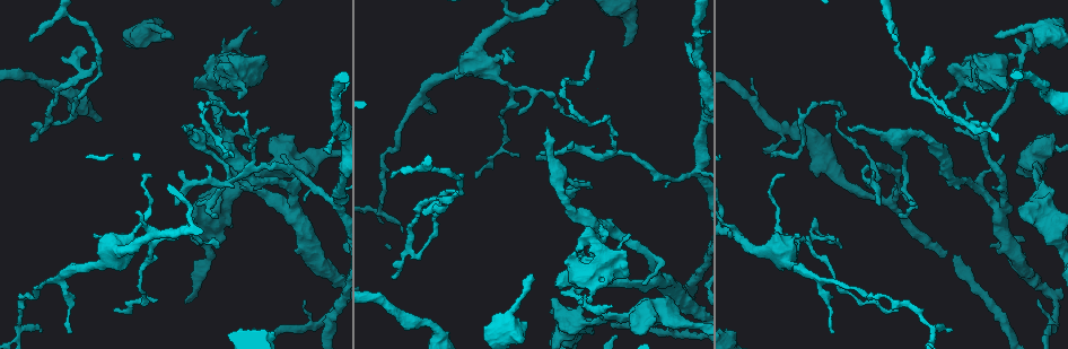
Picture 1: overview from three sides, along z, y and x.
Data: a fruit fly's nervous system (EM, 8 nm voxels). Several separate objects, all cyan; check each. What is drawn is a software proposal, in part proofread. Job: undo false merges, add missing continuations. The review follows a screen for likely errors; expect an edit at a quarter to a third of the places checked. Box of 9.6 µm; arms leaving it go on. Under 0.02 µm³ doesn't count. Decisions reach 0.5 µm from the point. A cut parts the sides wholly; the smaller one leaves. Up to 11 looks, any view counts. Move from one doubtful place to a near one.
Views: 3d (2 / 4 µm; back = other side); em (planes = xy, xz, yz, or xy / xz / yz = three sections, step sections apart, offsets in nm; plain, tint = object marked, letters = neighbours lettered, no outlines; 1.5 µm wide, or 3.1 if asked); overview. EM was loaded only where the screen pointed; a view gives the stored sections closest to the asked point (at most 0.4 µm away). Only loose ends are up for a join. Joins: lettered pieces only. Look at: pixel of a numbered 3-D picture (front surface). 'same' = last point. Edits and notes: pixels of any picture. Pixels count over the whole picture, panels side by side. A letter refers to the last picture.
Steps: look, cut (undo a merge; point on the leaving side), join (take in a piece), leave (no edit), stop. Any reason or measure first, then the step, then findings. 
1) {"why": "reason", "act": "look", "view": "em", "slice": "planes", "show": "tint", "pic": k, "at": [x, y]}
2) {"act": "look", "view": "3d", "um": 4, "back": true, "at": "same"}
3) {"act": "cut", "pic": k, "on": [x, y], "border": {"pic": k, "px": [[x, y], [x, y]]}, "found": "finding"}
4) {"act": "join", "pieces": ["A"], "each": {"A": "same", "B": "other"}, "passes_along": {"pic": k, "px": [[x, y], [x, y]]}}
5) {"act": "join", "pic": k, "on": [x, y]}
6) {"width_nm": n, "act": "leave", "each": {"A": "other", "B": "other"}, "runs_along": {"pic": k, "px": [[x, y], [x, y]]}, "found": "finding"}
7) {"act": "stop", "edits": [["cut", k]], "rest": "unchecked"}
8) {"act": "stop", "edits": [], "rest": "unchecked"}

{"why": "tapers out", "act": "look", "view": "em", "slice": "planes", "show": "letters", "pic": 1, "at": [839, 246]}

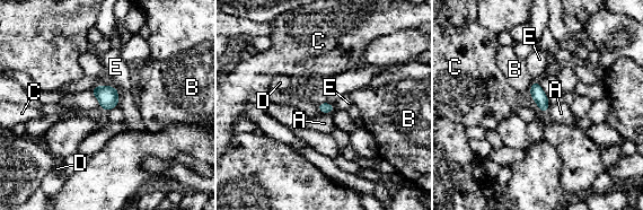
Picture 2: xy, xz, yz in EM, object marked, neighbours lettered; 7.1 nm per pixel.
{"width_nm": 80, "longest_contact_nm": ["E", 120], "act": "leave", "each": {"A": "other", "B": "other", "C": "other", "D": "other", "E": "other"}, "found": "none of them fits"}

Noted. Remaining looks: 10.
{"why": "sharp bend", "act": "look", "view": "em", "slice": "planes", "show": "letters", "pic": 1, "at": [836, 118]}

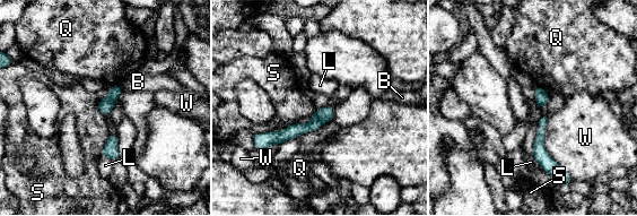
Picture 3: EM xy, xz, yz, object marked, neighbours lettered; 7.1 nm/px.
{"longest_contact_nm": ["W", 480], "act": "leave", "each": {"B": "other", "L": "other", "Q": "other", "S": "other", "W": "other"}, "runs_along": {"pic": 3, "px": [[331, 109], [308, 128], [261, 136]]}, "found": "one neuron here"}

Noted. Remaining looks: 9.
{"why": "branch stops here", "act": "look", "view": "3d", "um": 4, "pic": 1, "at": [996, 34]}

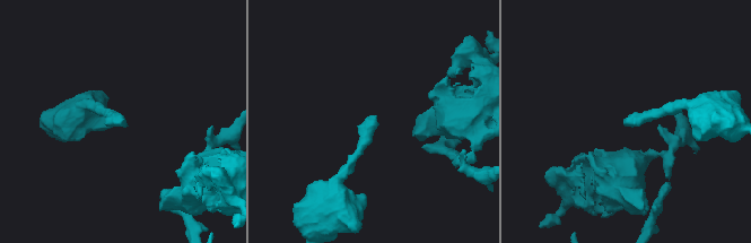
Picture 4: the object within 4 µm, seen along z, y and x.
{"why": "shape alone is not enough", "act": "look", "view": "em", "slice": "yz", "step": 8, "show": "letters", "pic": 4, "at": [125, 122]}

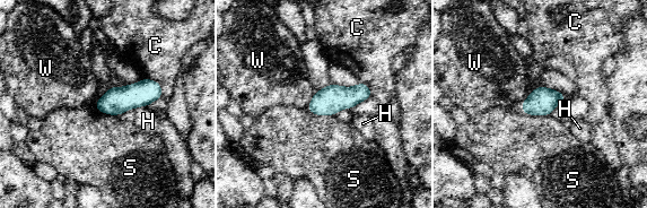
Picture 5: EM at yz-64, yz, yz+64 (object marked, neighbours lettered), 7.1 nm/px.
{"act": "leave", "each": {"C": "other", "H": "other", "S": "other", "W": "other"}, "border": {"pic": 5, "px": [[143, 77], [156, 80], [163, 96]]}, "found": "no lettered piece goes on from it"}

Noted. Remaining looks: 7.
{"why": "sharp bend", "act": "look", "view": "3d", "um": 2, "pic": 1, "at": [891, 199]}

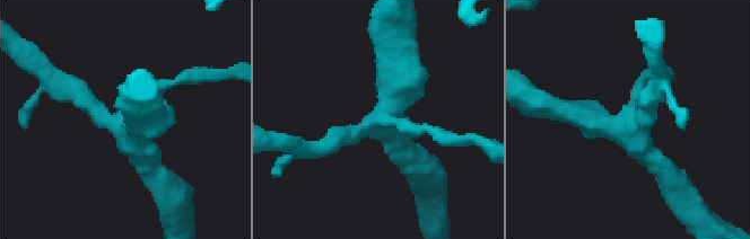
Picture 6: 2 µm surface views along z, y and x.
{"why": "now the EM", "act": "look", "view": "em", "slice": "planes", "show": "letters", "pic": 6, "at": [128, 124]}

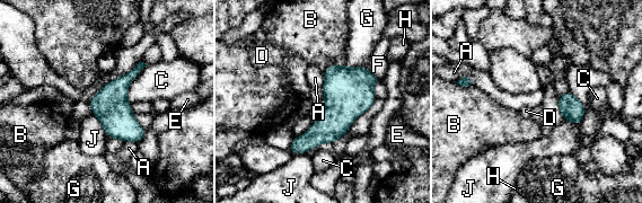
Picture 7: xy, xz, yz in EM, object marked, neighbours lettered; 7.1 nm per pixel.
{"longest_contact_nm": ["C", 320], "act": "leave", "each": {"A": "other", "B": "other", "C": "other", "D": "other", "E": "other", "F": "other", "G": "other", "H": "other", "J": "other"}, "border": {"pic": 7, "px": [[324, 74], [323, 98]]}, "found": "all the same neuron"}

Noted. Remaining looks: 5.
{"act": "stop", "edits": [], "rest": "unchecked"}

